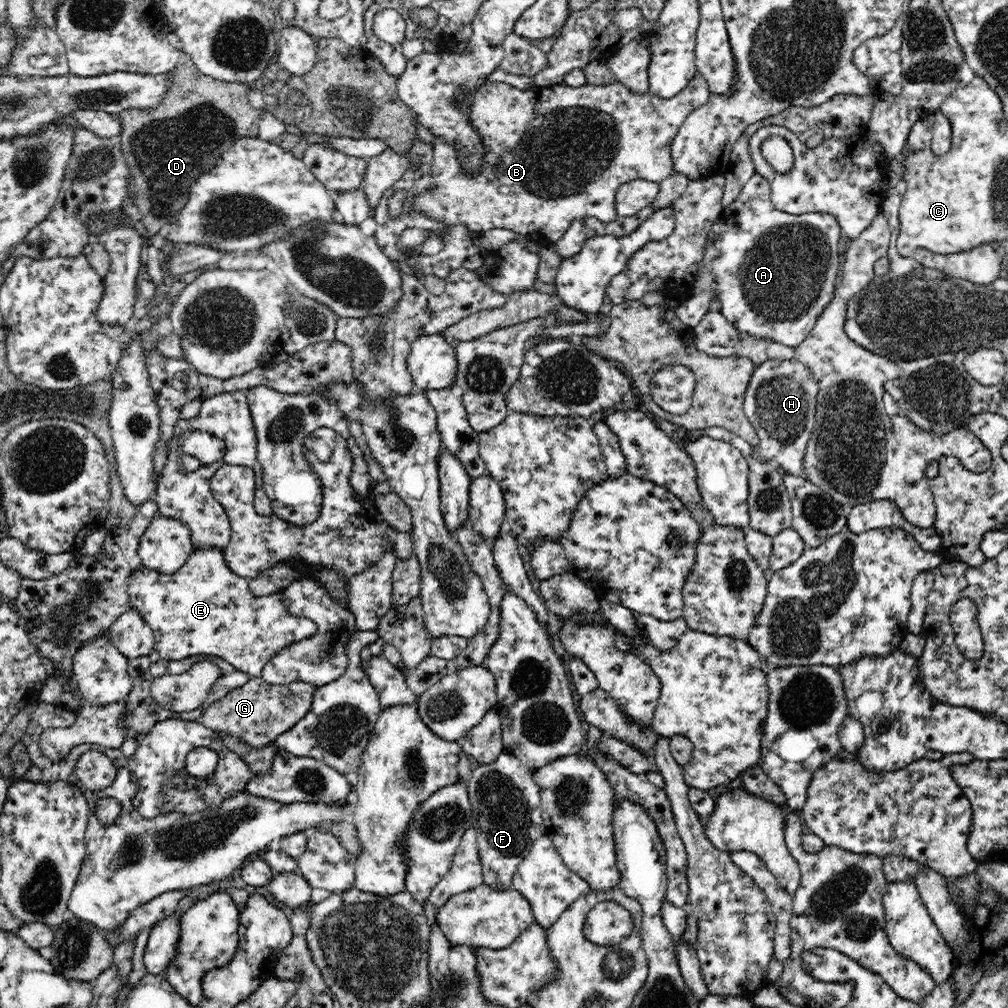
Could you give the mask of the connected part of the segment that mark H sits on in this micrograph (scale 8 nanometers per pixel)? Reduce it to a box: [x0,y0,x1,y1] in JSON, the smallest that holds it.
[743,360,818,477]

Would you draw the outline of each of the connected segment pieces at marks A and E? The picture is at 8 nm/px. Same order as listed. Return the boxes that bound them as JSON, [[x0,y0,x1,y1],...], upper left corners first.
[[675,173,841,347],[128,548,317,679]]

